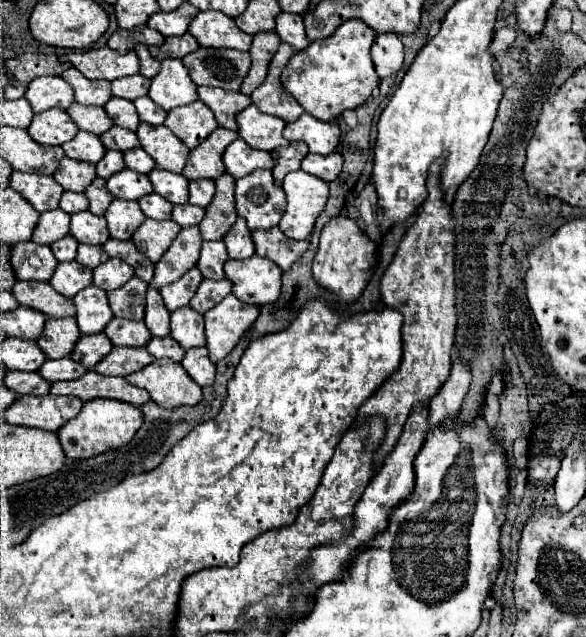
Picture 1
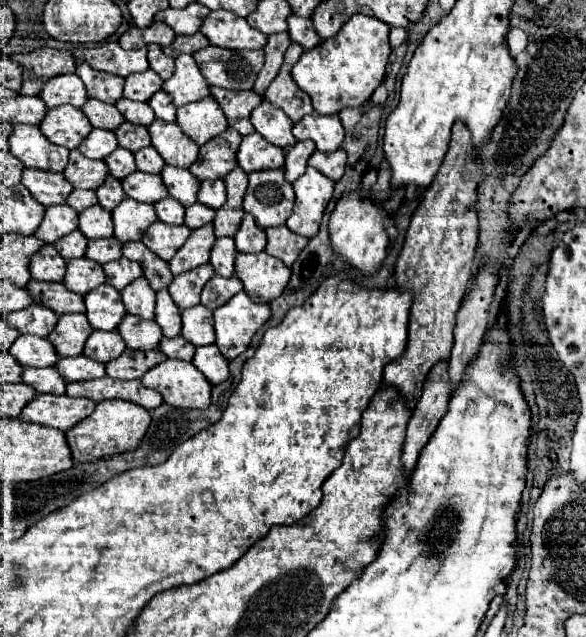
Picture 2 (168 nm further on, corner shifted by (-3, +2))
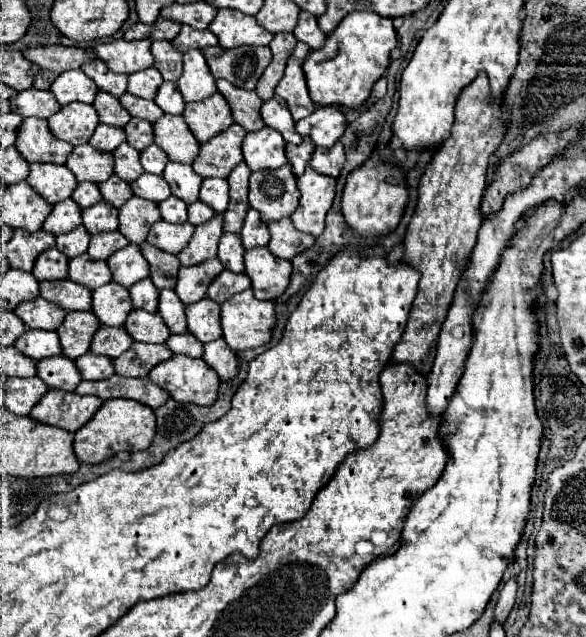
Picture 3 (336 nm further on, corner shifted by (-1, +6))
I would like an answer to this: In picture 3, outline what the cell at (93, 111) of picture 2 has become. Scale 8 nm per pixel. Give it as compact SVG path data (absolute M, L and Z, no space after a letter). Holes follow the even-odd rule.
M105 91L97 93L93 107L95 107L97 115L99 115L99 123L105 123L105 125L125 127L129 123L129 119L131 119L131 115L121 107L119 99L105 93Z

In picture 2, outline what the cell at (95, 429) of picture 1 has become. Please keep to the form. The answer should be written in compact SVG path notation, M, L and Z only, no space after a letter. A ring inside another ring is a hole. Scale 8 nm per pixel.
M109 399L109 401L97 403L95 411L87 419L83 419L79 425L69 429L65 435L67 435L73 459L83 463L83 461L95 461L95 459L111 457L125 451L135 451L139 443L143 441L149 423L151 423L151 415L147 409L131 401Z

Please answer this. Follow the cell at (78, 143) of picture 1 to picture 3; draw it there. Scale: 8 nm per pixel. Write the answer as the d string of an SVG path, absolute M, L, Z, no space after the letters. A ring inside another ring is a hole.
M99 123L93 137L89 139L89 143L93 147L97 147L99 151L115 151L121 143L125 141L125 133L121 127L111 127L111 125L103 125Z

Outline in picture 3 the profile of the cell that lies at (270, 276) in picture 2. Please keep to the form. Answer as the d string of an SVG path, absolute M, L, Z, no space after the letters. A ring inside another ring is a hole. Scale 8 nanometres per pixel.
M253 247L249 251L245 251L245 273L251 279L251 289L255 293L257 299L277 299L289 285L289 277L291 277L291 263L285 259L275 257L267 247Z

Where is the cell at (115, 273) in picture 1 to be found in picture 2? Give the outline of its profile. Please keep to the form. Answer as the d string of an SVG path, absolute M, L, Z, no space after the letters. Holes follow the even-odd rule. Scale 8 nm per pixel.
M121 257L117 261L111 261L107 265L103 265L103 271L107 275L107 283L113 285L115 289L125 289L129 283L133 283L135 279L139 279L143 275L143 269L139 263Z

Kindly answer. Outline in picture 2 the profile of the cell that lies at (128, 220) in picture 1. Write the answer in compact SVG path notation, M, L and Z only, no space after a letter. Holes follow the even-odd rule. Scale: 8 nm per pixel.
M127 197L113 211L115 237L123 243L139 241L155 219L157 219L157 215L155 215L153 205L141 203L141 201L135 201L135 199Z

